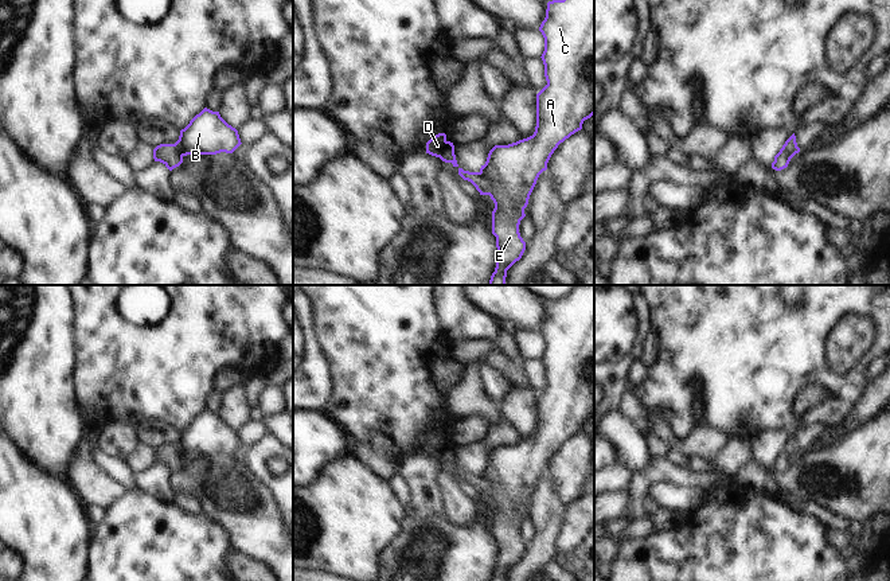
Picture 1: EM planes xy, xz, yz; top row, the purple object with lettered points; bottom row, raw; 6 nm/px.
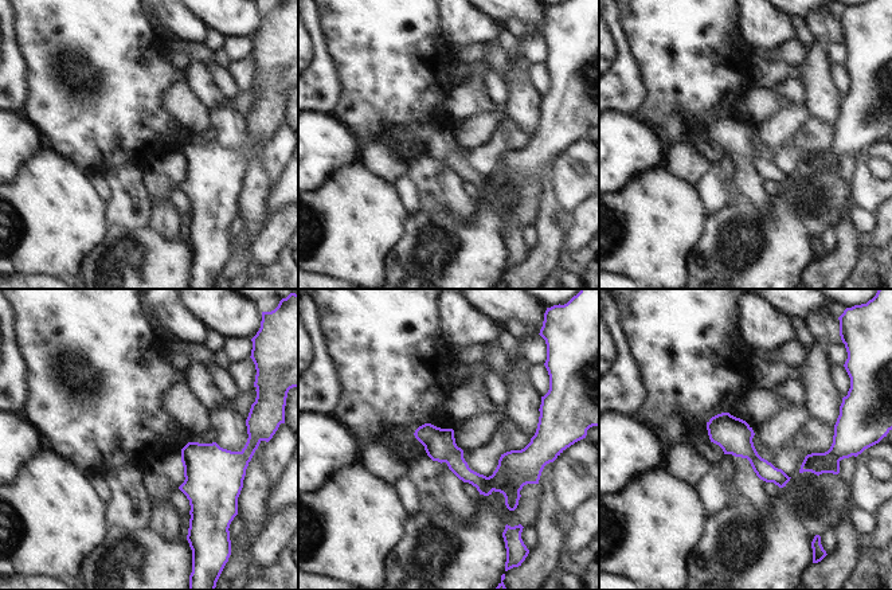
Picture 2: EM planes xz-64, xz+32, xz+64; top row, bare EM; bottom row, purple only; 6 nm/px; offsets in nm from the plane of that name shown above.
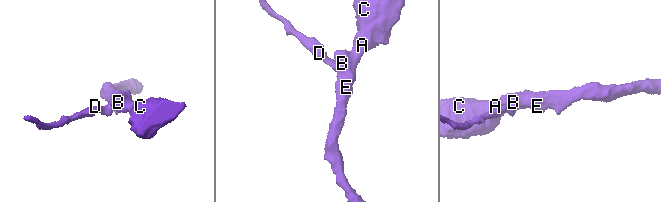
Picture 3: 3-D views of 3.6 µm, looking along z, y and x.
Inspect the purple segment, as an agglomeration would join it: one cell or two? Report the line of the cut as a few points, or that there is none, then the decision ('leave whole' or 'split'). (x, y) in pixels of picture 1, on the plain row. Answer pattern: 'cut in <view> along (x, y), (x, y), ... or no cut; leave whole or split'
no cut; leave whole

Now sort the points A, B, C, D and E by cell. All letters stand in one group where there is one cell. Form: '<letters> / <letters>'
A B C D E

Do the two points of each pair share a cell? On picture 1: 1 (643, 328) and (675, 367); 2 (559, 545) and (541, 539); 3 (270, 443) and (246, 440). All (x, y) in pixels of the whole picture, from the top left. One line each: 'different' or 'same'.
1: different
2: different
3: different

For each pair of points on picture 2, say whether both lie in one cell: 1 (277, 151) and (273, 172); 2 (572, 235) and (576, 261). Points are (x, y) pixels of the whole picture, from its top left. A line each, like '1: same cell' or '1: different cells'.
1: same cell
2: different cells

